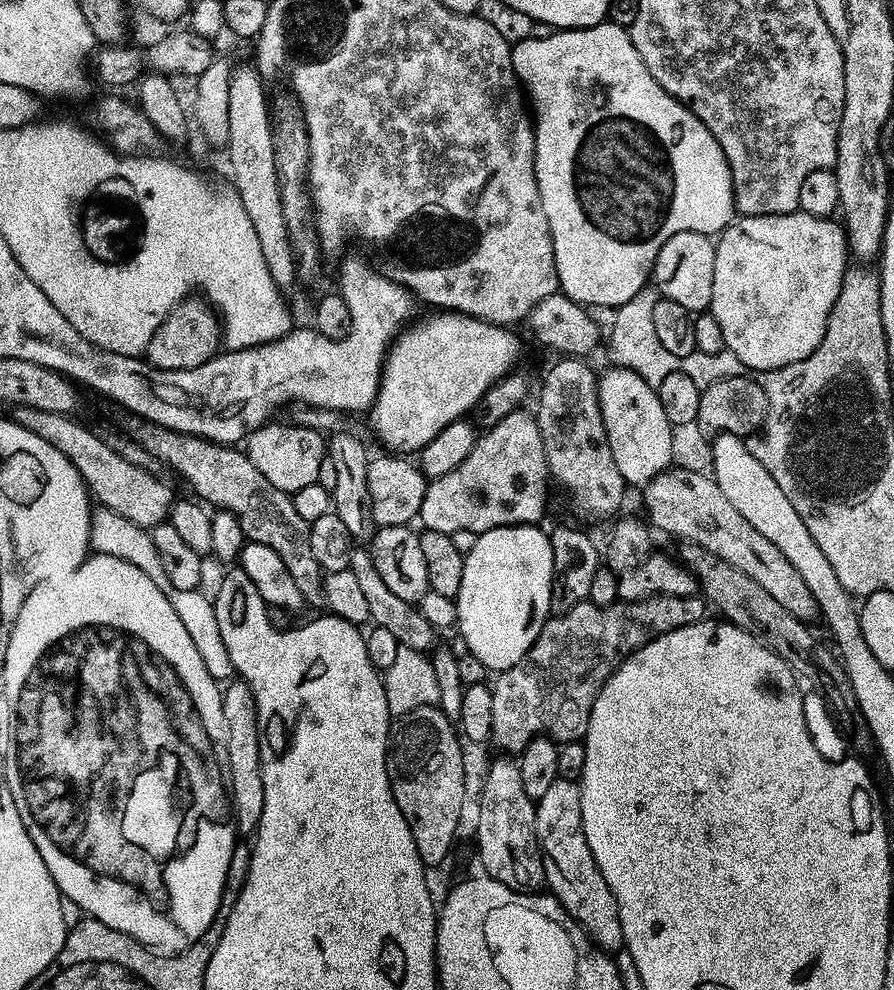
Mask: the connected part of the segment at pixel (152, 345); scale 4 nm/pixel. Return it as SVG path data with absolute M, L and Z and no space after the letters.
M185 298L176 305L175 310L166 317L162 326L150 338L146 356L156 360L154 366L160 370L190 370L202 366L222 348L222 320L207 299Z

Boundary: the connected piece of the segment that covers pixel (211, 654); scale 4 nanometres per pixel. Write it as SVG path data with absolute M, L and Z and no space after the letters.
M128 520L128 548L112 548L112 550L108 550L108 556L122 558L126 562L130 562L130 566L138 566L138 570L142 570L142 574L146 574L150 578L150 582L154 582L154 586L158 586L158 590L162 590L162 594L168 596L170 606L174 606L178 618L182 618L182 626L186 626L186 631L189 632L206 670L210 670L210 674L217 682L231 681L234 669L230 656L226 654L226 644L222 642L222 634L218 631L218 620L214 614L213 601L209 597L207 600L202 594L203 591L178 590L172 586L170 578L166 578L166 570L162 570L162 558L158 558L158 550L154 550L151 531L140 528Z

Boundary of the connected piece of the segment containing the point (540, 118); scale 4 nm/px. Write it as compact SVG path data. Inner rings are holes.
M603 20L592 27L561 29L547 34L548 36L533 36L513 45L512 61L515 74L530 97L535 127L535 176L549 220L559 287L565 295L584 306L592 304L617 308L647 284L659 250L674 234L692 231L711 237L719 235L732 223L736 209L731 168L725 152L709 128L680 100L667 94L654 81L654 76L647 70L634 47L631 33L623 25Z

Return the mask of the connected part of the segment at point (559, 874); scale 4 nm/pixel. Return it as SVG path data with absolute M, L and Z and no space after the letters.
M561 778L554 782L554 786L549 786L546 789L546 794L542 794L542 798L535 801L536 805L536 837L540 843L540 853L544 859L544 878L547 887L550 889L551 895L555 896L559 900L560 904L566 909L569 916L583 931L587 932L588 939L599 951L605 954L615 954L624 948L624 935L622 934L622 922L620 921L620 915L618 914L618 906L616 905L616 899L614 894L610 890L610 886L606 884L606 878L602 876L598 868L598 862L594 862L594 854L590 854L590 846L586 846L586 834L582 830L582 802L580 801L580 785L575 779L567 780L567 778Z

